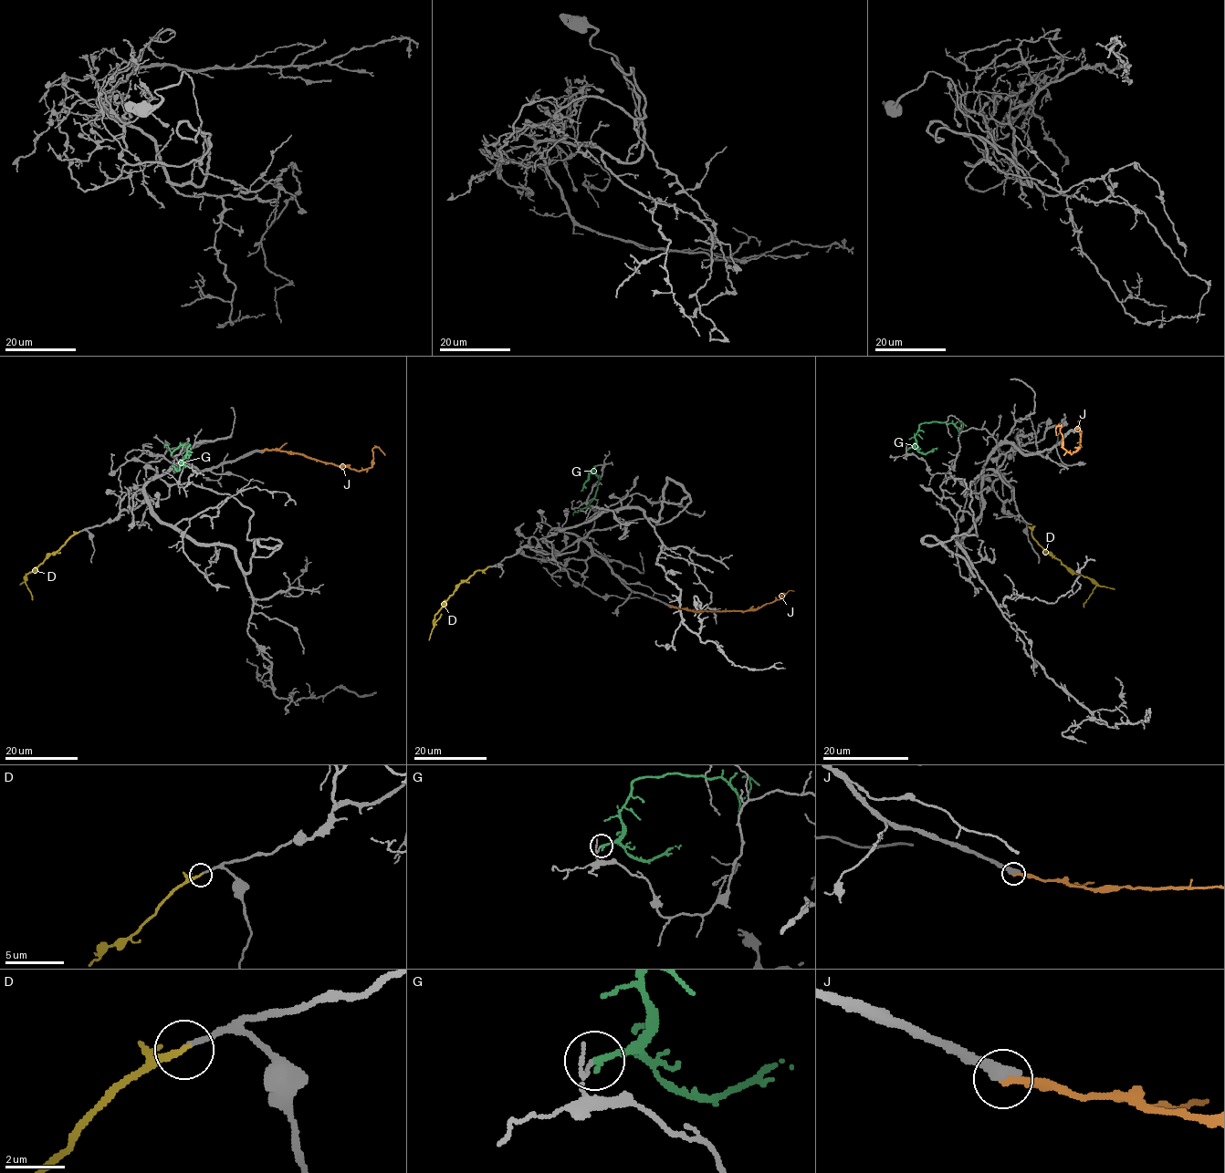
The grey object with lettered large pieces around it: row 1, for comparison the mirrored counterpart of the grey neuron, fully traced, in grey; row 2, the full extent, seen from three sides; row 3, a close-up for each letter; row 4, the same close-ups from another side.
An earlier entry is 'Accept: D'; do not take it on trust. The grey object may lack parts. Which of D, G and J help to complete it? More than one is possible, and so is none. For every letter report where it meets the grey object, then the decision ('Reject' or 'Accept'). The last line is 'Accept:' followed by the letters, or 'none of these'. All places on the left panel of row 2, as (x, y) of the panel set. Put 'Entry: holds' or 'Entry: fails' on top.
Entry: holds
D: Touches grey at (78, 532). Accept
G: Touches grey at (186, 466). Reject
J: Touches grey at (261, 451). Reject
Accept: D

